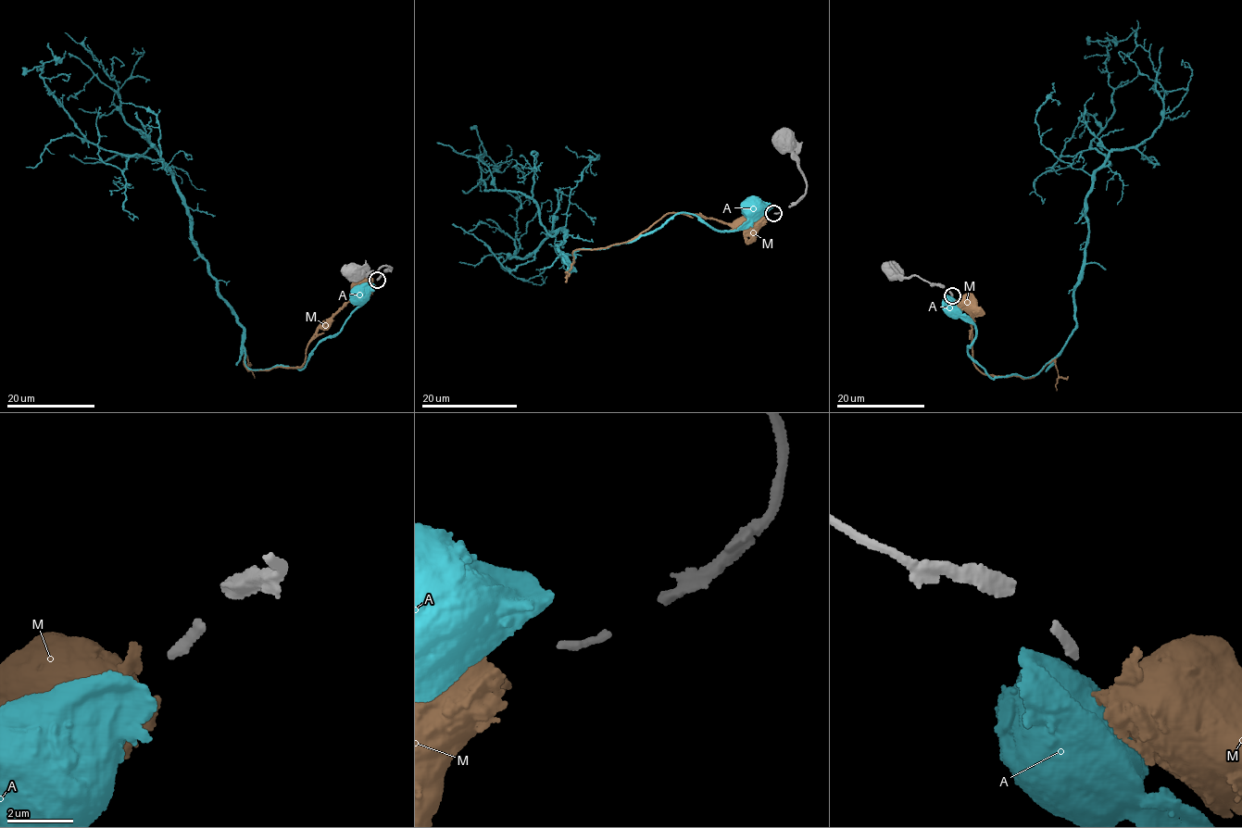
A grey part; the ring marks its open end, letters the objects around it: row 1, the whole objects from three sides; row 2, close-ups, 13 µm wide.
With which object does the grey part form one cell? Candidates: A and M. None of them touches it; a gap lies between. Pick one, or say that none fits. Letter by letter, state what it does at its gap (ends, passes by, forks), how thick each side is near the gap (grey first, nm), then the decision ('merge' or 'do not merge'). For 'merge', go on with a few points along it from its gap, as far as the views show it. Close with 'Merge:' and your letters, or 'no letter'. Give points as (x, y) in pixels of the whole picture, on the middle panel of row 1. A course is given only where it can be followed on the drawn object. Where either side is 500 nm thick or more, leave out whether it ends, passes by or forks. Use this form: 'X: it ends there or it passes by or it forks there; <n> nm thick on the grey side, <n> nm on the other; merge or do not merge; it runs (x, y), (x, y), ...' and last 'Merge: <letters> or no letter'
A: 260 nm thick on the grey side, 850 nm on the other; do not merge
M: it ends there; 260 nm thick on the grey side, 380 nm on the other; do not merge
Merge: no letter

